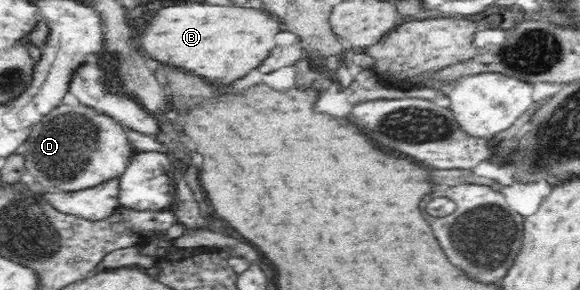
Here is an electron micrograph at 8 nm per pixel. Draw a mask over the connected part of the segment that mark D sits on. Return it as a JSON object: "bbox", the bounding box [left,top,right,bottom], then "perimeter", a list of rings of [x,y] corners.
{"bbox":[16,103,136,192],"perimeter":[[[79,103],[78,106],[70,106],[70,104],[57,106],[33,128],[28,140],[20,145],[16,152],[24,156],[25,170],[30,172],[36,182],[42,184],[44,191],[76,192],[76,190],[94,188],[108,182],[108,179],[116,175],[120,176],[136,151],[128,141],[126,130],[120,123],[110,116],[101,114],[95,108]]]}

